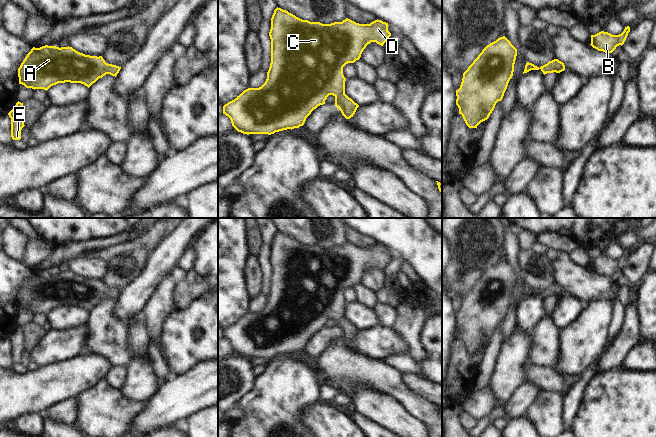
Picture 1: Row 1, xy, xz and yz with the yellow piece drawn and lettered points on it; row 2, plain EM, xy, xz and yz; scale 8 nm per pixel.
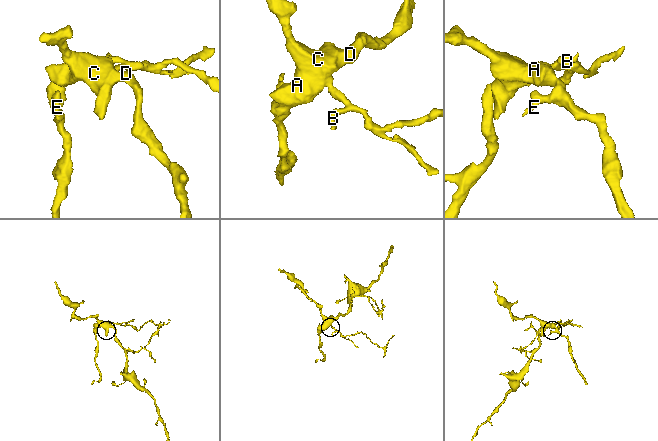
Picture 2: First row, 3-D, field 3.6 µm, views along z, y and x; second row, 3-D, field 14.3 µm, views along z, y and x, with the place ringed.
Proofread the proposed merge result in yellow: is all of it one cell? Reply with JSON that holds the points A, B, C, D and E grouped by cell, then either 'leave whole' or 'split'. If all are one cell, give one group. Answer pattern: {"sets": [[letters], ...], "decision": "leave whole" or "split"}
{"sets": [["A", "B", "C", "D", "E"]], "decision": "leave whole"}

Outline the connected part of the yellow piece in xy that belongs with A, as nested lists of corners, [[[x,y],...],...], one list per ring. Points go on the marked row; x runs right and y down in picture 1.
[[[33,47],[18,68],[19,84],[48,90],[58,83],[81,83],[88,88],[106,74],[117,76],[121,67],[108,64],[102,56],[80,53],[72,47]]]

